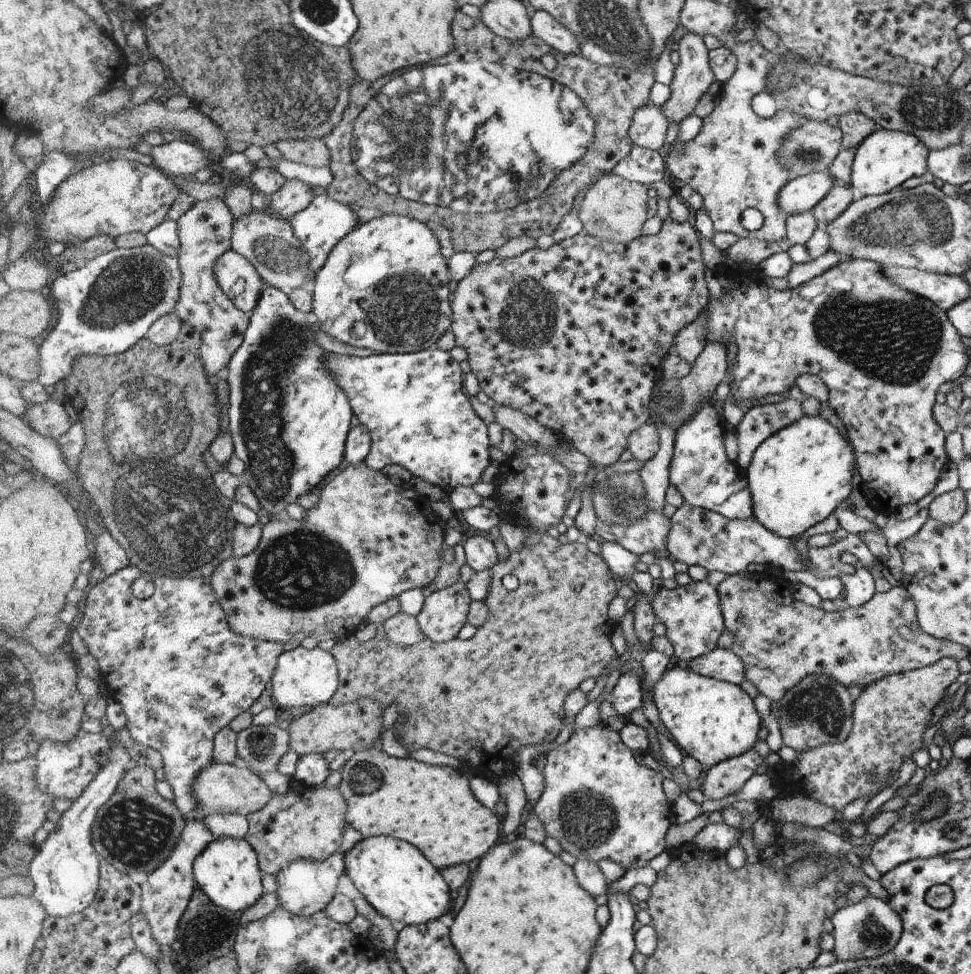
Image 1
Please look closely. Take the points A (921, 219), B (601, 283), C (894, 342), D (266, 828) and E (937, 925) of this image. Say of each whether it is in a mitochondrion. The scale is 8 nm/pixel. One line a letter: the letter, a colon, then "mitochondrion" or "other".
A: mitochondrion
B: other
C: mitochondrion
D: other
E: other

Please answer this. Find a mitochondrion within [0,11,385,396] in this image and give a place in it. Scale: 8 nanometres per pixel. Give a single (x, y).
(270, 69)

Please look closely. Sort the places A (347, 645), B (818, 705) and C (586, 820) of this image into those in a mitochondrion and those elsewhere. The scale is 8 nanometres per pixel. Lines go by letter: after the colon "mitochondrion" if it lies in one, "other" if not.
A: other
B: mitochondrion
C: mitochondrion

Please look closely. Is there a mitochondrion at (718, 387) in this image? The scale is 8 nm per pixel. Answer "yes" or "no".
no

